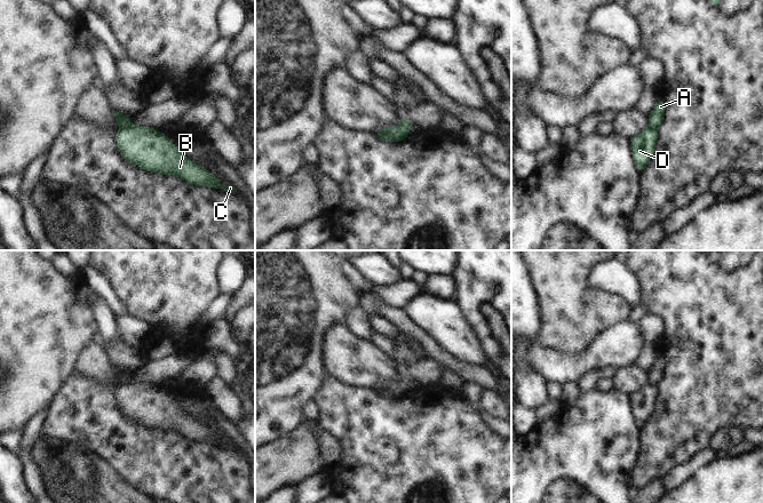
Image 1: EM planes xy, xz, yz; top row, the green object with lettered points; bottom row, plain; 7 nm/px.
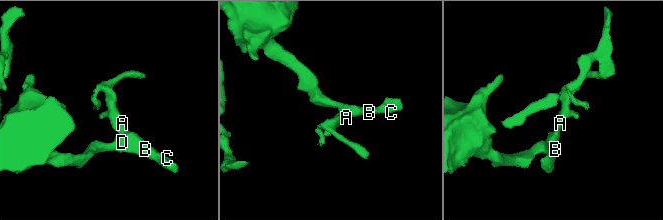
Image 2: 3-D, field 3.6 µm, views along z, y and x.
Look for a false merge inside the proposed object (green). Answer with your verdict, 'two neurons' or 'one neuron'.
two neurons

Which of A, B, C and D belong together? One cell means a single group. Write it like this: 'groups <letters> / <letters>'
groups A / B C D

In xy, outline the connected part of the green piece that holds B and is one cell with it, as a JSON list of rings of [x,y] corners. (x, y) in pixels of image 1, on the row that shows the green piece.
[[[148,126],[122,128],[116,135],[121,157],[149,173],[177,176],[196,186],[209,186],[236,192],[232,185],[223,186],[216,175],[183,155],[160,129]]]

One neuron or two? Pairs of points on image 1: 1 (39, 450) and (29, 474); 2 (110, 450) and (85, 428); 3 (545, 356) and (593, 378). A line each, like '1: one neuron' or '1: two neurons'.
1: two neurons
2: one neuron
3: two neurons

